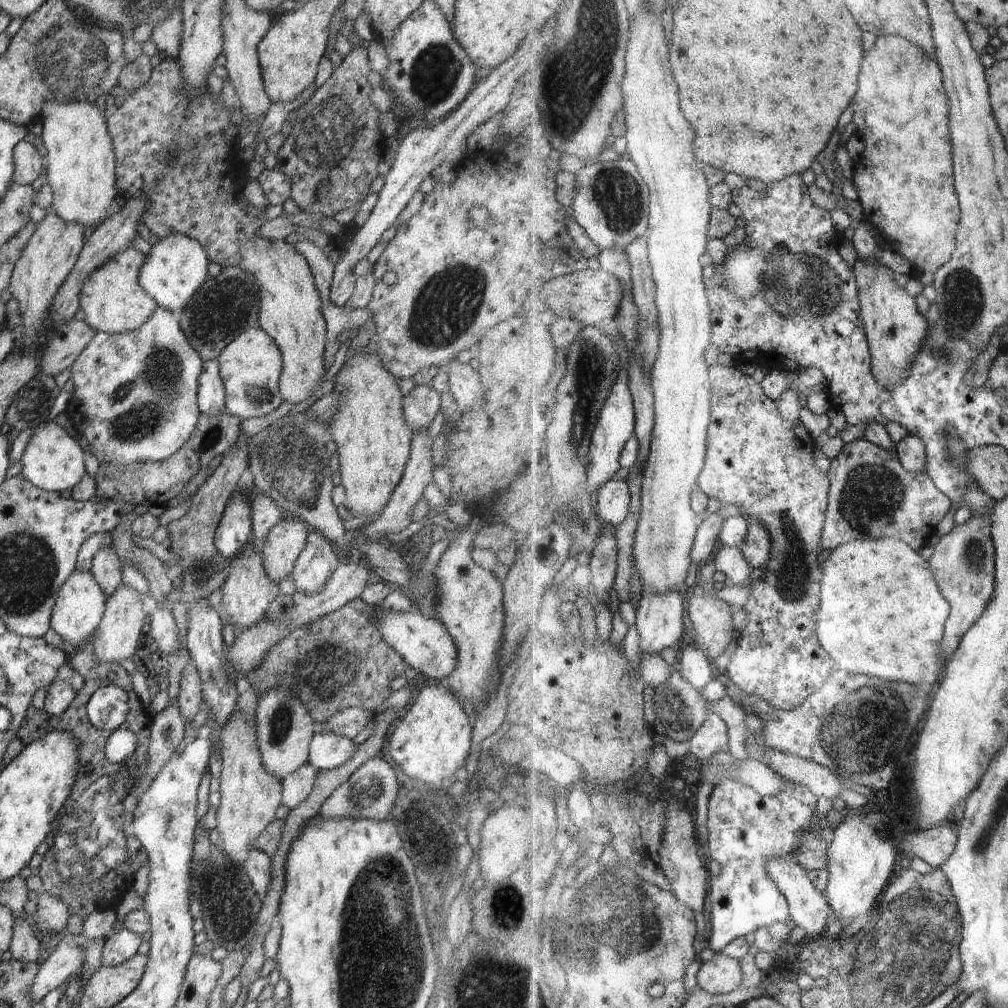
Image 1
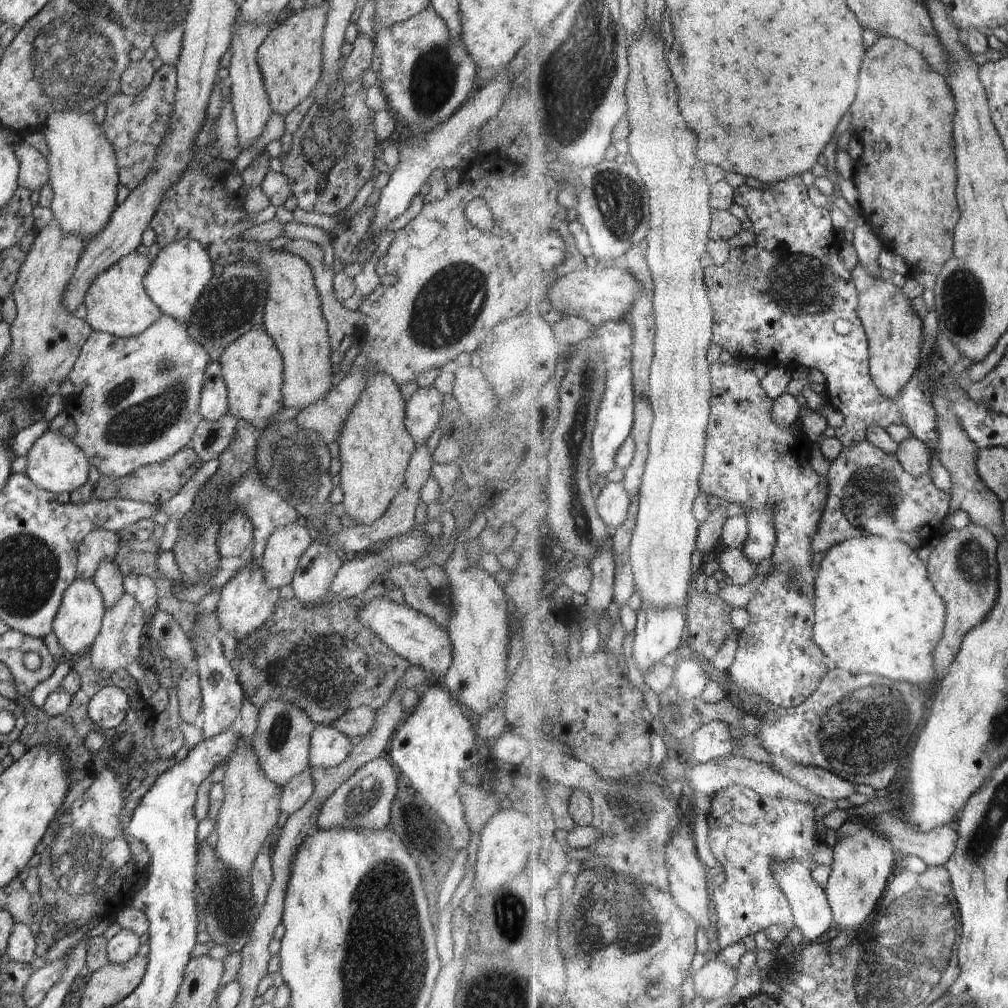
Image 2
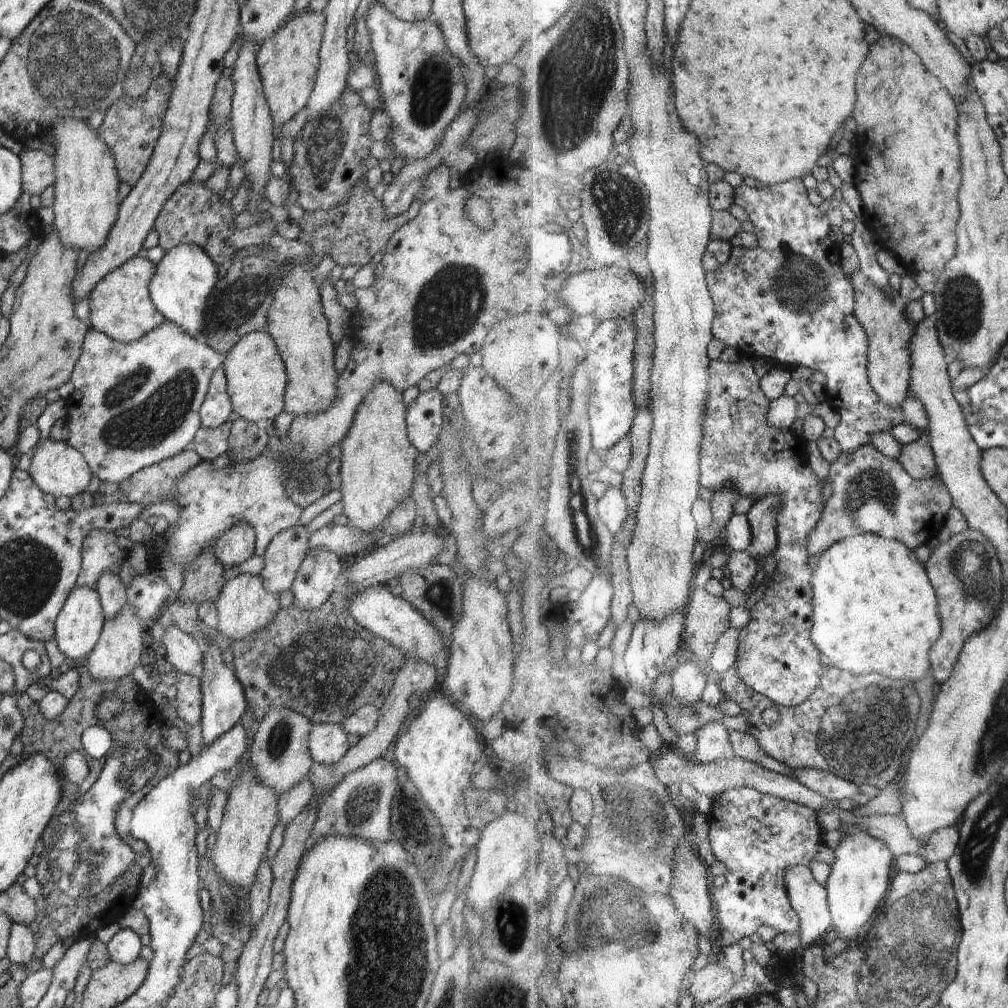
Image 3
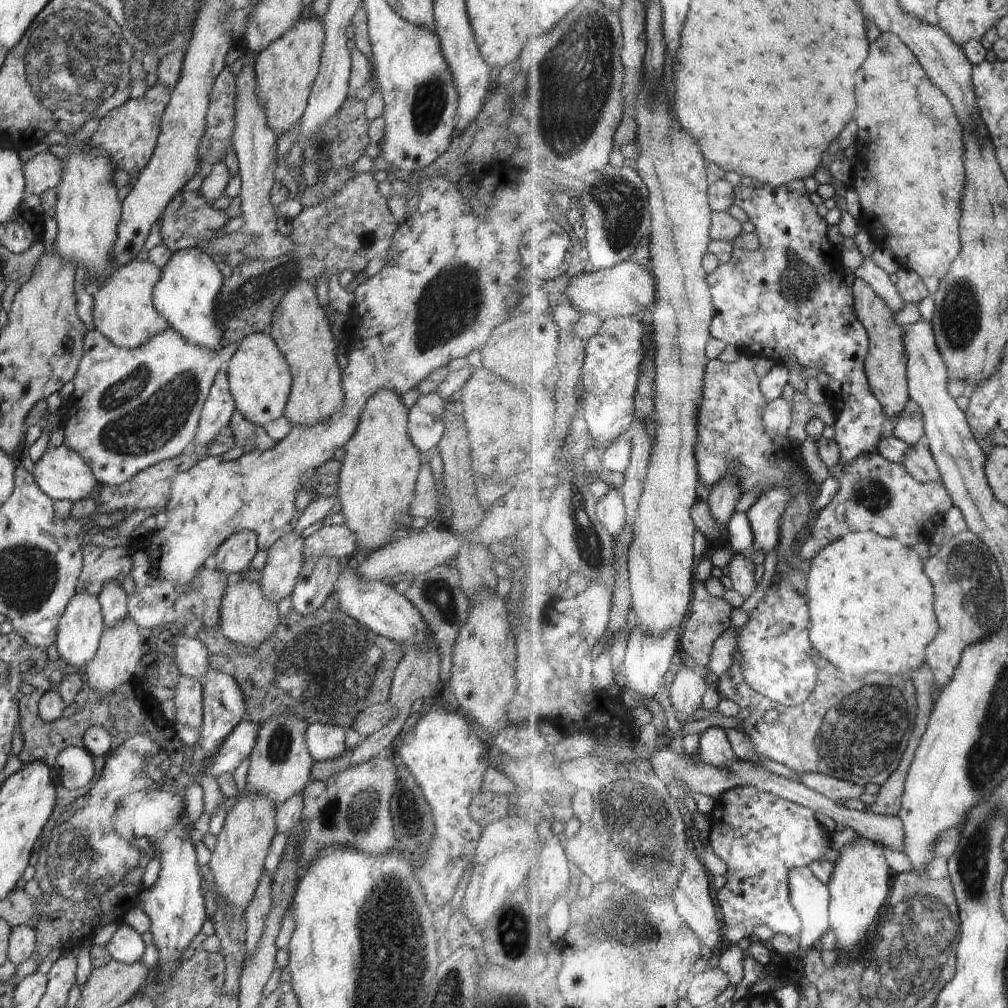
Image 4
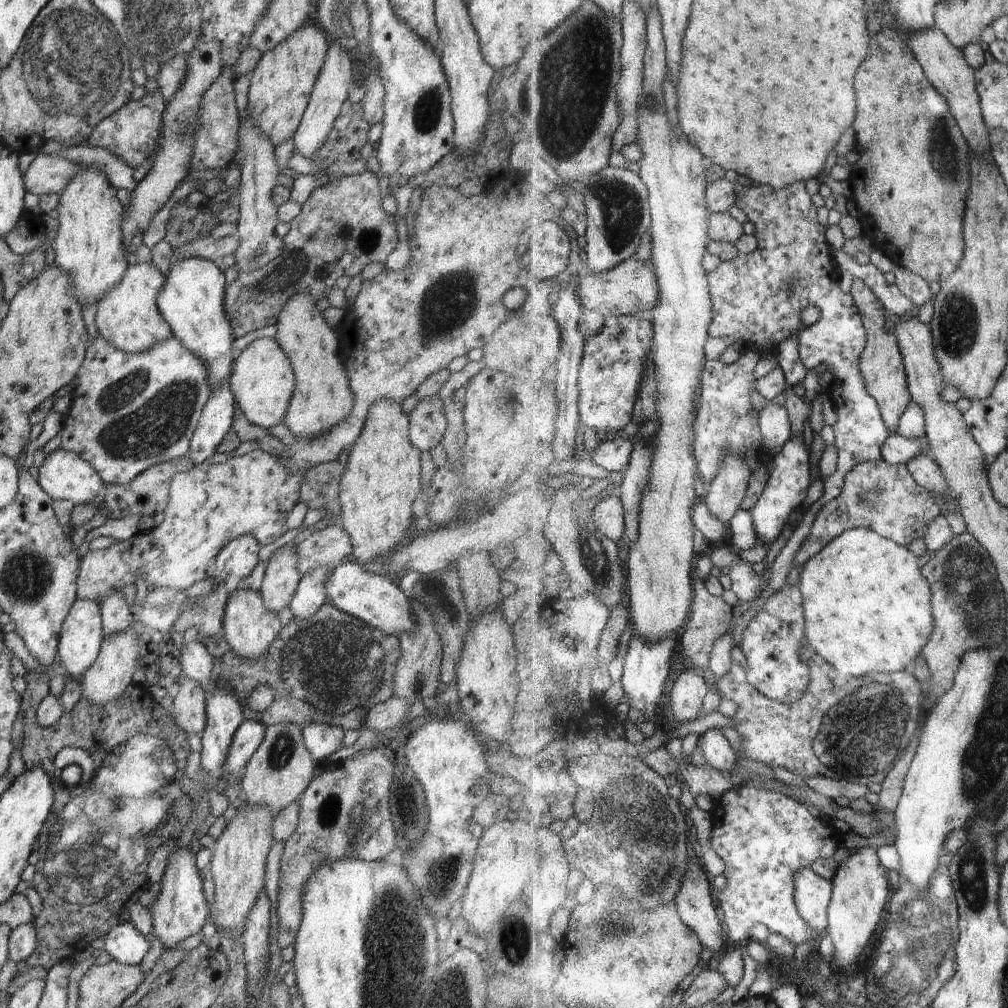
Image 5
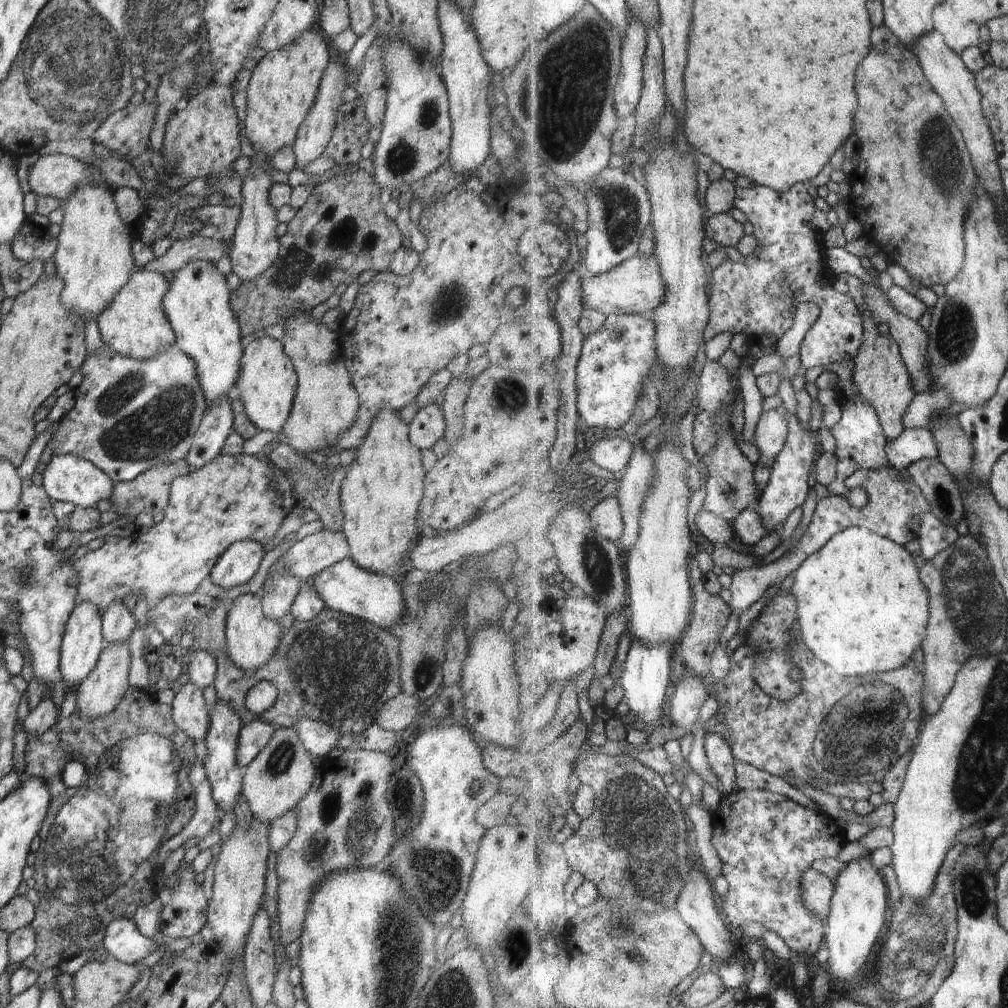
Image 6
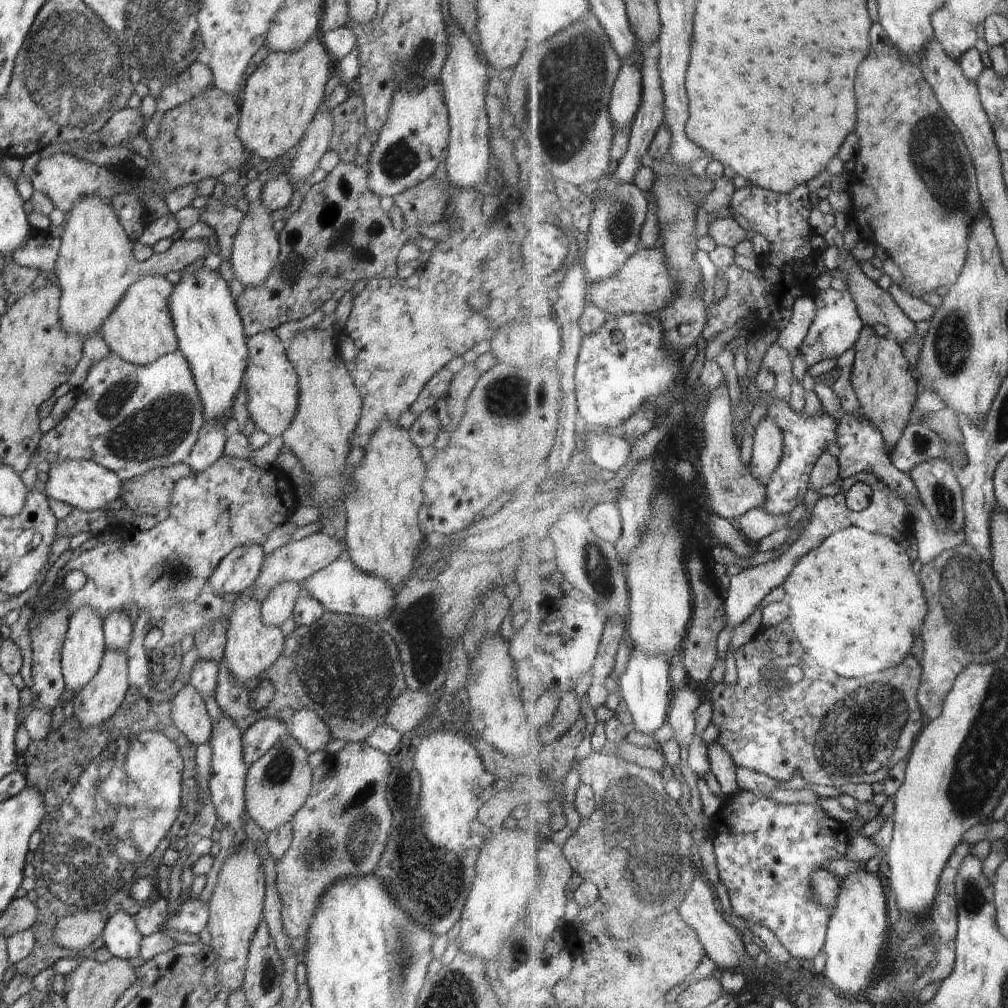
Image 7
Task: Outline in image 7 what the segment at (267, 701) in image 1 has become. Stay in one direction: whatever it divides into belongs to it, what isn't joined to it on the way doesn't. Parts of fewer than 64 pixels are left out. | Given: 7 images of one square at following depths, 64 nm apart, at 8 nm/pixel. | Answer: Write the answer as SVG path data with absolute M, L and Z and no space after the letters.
M288 732L258 760L248 766L245 782L245 811L265 834L291 820L310 794L313 769L308 763L309 754Z

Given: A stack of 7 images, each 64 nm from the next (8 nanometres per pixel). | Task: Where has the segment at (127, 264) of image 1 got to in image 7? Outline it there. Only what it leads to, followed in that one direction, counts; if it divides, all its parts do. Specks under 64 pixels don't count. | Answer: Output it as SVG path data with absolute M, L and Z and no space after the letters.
M144 275L126 289L116 308L103 320L101 326L100 335L110 351L133 365L147 365L159 356L177 350L177 336L167 307L173 285L165 276Z

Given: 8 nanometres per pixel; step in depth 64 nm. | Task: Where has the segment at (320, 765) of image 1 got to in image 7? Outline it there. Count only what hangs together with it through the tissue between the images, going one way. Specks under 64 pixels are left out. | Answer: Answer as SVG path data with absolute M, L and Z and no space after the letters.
M300 709L293 714L288 722L288 732L308 754L318 750L326 752L328 742L333 739L326 723L308 709Z

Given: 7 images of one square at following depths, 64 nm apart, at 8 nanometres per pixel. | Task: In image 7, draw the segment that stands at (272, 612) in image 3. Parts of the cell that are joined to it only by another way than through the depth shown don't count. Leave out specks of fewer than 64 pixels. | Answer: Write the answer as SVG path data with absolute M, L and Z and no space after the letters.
M243 594L231 604L223 658L235 679L241 683L264 672L280 656L284 648L284 634L280 627L267 625L262 620L261 607L262 603L251 594Z

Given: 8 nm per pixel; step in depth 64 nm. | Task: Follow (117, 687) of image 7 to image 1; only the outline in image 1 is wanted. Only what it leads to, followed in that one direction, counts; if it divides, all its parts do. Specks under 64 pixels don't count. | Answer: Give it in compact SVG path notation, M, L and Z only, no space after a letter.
M120 584L114 590L114 596L107 598L102 621L98 630L94 632L92 646L94 658L102 664L116 662L120 664L128 658L134 658L140 640L141 630L144 626L143 597L140 593L134 592L130 586Z

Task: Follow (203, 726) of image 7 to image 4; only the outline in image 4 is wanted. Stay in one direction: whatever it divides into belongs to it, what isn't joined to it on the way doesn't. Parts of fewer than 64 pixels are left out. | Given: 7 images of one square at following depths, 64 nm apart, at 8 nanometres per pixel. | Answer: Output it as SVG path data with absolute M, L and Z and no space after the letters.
M180 675L173 698L178 723L200 729L203 723L203 681Z

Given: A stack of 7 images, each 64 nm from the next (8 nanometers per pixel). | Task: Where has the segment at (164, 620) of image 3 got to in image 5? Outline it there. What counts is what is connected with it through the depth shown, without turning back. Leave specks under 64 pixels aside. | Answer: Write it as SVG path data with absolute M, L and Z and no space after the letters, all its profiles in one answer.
M199 639L184 643L184 648L179 655L179 663L183 670L182 675L197 680L204 686L212 676L214 661L214 657Z

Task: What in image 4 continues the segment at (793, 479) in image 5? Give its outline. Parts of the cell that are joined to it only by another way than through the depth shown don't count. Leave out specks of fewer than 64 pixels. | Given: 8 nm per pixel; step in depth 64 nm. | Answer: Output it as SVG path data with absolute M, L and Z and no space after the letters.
M778 487L761 494L756 504L749 509L757 550L768 553L780 547L782 515L790 499L790 490Z

